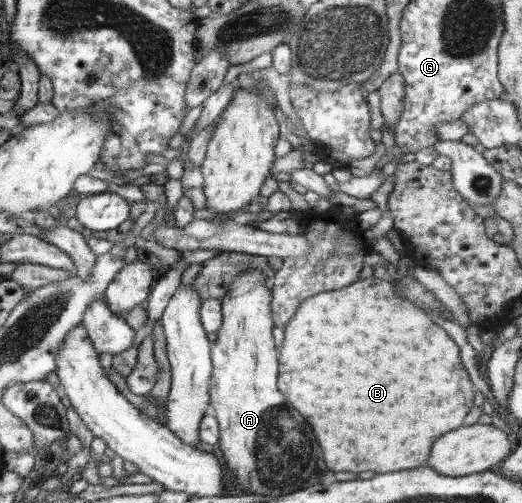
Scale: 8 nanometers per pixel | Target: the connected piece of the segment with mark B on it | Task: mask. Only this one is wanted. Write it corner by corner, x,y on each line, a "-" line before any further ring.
370,277
359,279
342,289
314,294
312,297
307,297
298,306
291,319
292,321
283,329
284,343
278,353
280,363
278,390
286,395
286,399
292,403
292,407
298,409
298,413
304,415
304,419
312,425
312,429
320,441
324,461
330,471
352,471
352,473
372,471
372,473
384,474
428,466
426,461
430,459
430,447
432,447
434,439
438,439
442,433
448,433
448,431
464,425
466,415
475,407
476,389
462,364
460,348
441,326
431,321
429,314
416,307
411,301
400,297
392,281

